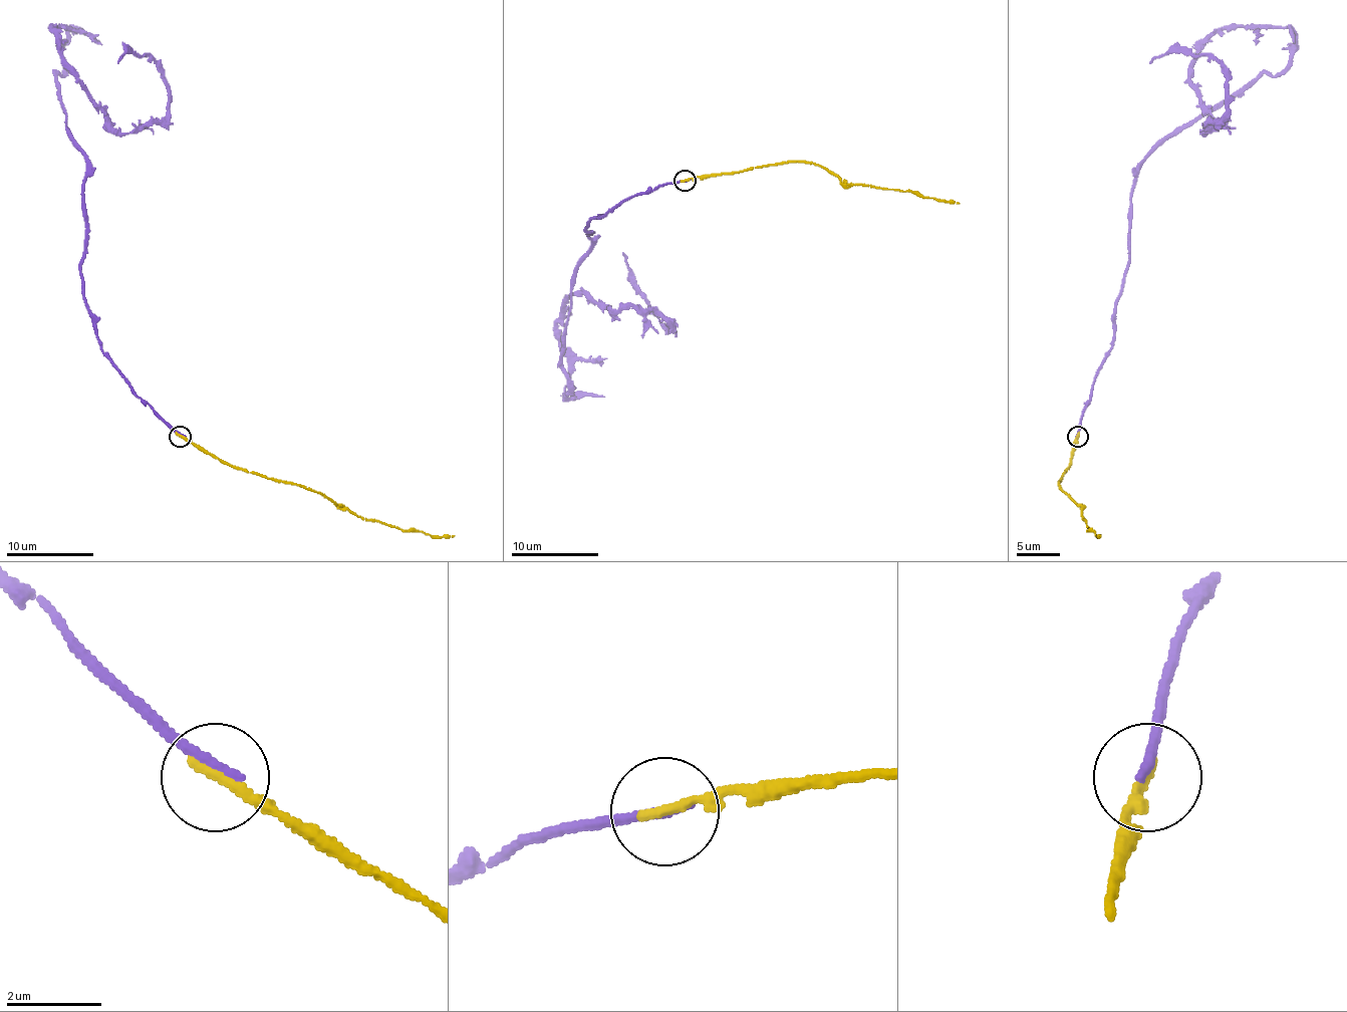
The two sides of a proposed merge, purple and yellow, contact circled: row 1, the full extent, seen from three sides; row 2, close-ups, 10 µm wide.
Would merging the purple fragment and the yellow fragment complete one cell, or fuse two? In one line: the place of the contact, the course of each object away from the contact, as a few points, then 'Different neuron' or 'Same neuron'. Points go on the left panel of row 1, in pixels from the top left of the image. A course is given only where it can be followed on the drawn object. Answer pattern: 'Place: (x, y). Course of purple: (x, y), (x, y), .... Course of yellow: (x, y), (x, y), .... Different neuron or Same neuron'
Place: (180, 436). Course of purple: (180, 436), (87, 307), (85, 157), (53, 27), (105, 121), (167, 114), (165, 71), (118, 62). Course of yellow: (180, 436), (249, 473), (310, 488), (358, 516), (420, 532), (455, 536). Different neuron

